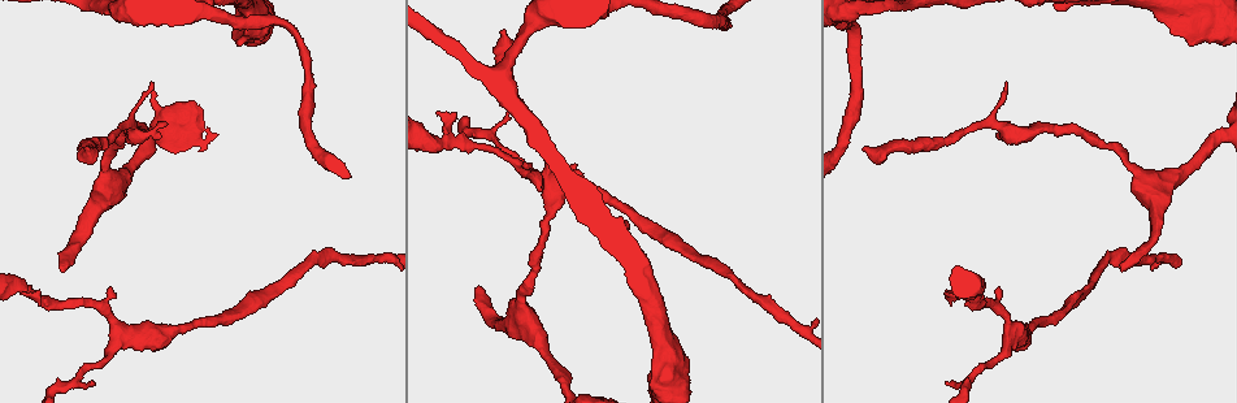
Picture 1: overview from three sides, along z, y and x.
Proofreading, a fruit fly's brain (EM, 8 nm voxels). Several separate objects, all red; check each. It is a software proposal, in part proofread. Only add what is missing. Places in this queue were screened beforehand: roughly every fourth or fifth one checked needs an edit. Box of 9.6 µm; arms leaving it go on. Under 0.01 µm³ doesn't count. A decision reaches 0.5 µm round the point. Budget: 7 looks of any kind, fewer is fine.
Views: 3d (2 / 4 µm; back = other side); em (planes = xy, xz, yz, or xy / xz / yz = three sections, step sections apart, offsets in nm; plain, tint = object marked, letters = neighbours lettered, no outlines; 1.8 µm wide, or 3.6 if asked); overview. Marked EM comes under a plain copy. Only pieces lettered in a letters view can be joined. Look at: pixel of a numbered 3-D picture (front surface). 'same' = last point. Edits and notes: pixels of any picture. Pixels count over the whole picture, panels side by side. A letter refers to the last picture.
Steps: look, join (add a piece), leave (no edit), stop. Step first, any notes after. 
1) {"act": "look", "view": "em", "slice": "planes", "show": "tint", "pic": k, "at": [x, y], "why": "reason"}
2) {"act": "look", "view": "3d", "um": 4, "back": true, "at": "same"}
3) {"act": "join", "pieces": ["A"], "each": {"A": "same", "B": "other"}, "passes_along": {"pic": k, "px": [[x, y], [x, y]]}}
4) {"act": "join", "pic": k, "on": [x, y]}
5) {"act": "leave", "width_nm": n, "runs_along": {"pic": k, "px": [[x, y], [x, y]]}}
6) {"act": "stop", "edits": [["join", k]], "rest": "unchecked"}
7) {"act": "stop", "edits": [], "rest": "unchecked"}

{"act": "look", "view": "em", "slice": "planes", "show": "tint", "pic": 1, "at": [19, 293], "why": "branch stops here"}

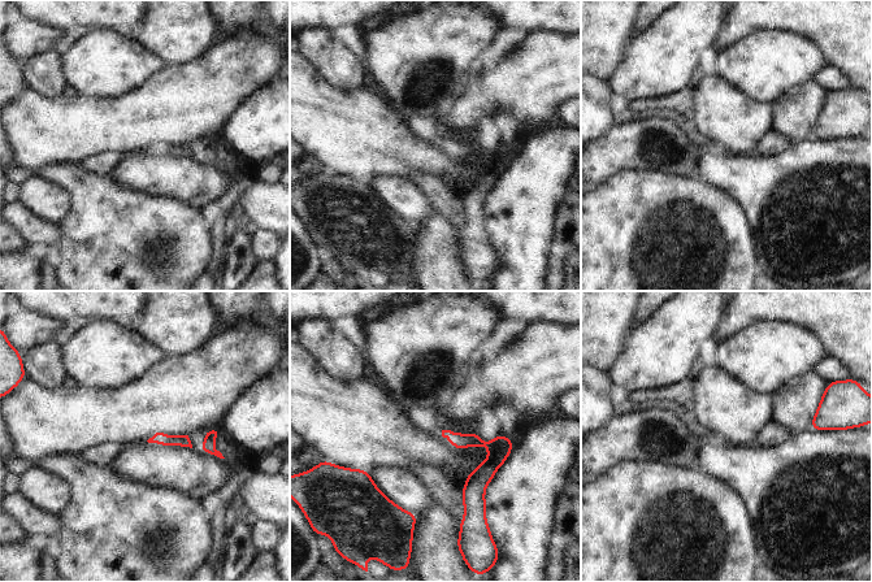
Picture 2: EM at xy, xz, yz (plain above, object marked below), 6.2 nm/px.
{"act": "look", "view": "em", "slice": "planes", "show": "letters", "at": "same", "why": "what lies round it"}

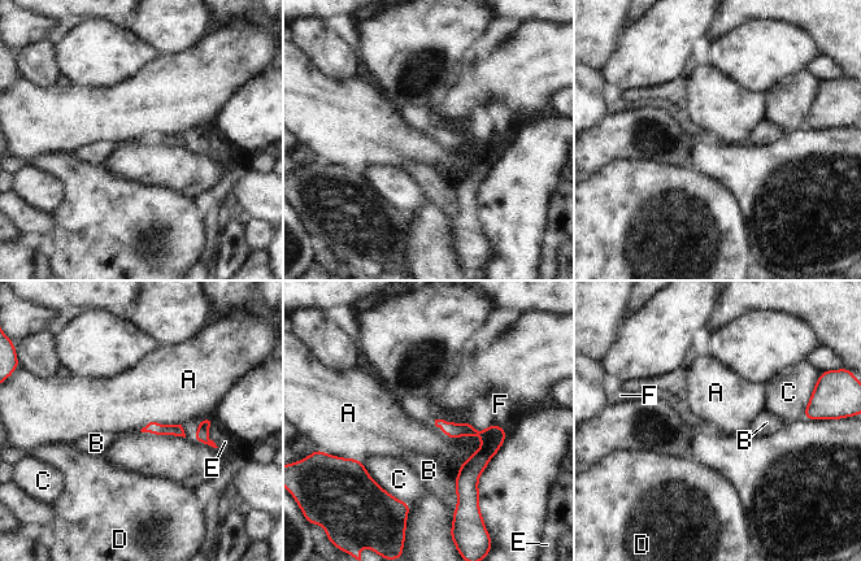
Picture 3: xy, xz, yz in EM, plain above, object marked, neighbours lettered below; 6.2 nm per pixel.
{"act": "leave", "each": {"A": "other", "B": "other", "C": "other", "D": "other", "E": "other", "F": "other"}, "border": {"pic": 3, "px": [[479, 435], [479, 447], [459, 465]]}, "found": "no lettered piece goes on from it"}

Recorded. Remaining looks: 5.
{"act": "look", "view": "3d", "um": 4, "pic": 1, "at": [89, 148], "why": "end of a long branch"}

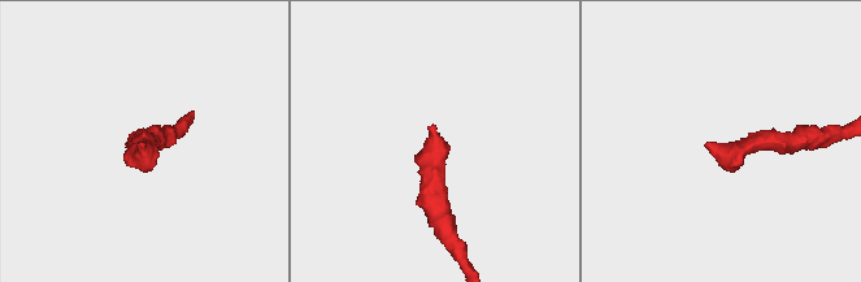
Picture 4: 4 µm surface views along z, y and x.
{"act": "look", "view": "em", "slice": "planes", "show": "letters", "pic": 4, "at": [707, 144], "why": "need the tissue"}

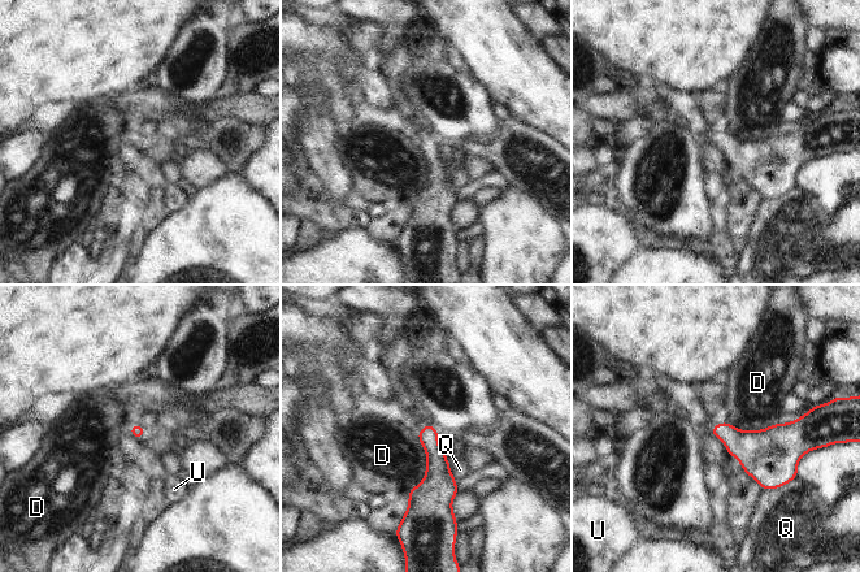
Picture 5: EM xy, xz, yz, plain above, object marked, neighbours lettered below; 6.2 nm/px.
{"act": "leave", "each": {"D": "other", "Q": "other", "U": "other"}, "found": "no lettered piece goes on from it"}

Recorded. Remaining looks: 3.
{"act": "look", "view": "3d", "um": 2, "pic": 1, "at": [479, 288], "why": "branch stops here"}

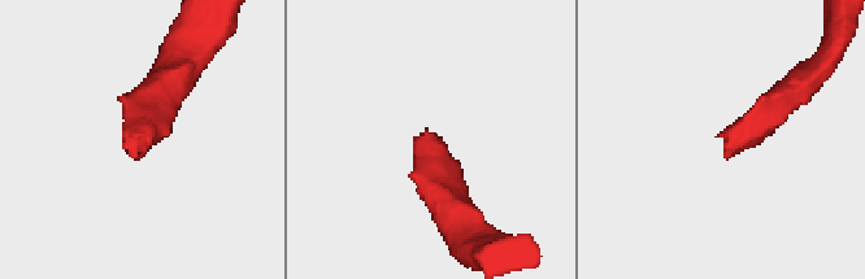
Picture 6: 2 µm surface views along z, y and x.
{"act": "look", "view": "em", "slice": "yz", "step": 8, "show": "letters", "pic": 6, "at": [433, 144], "why": "need the tissue"}

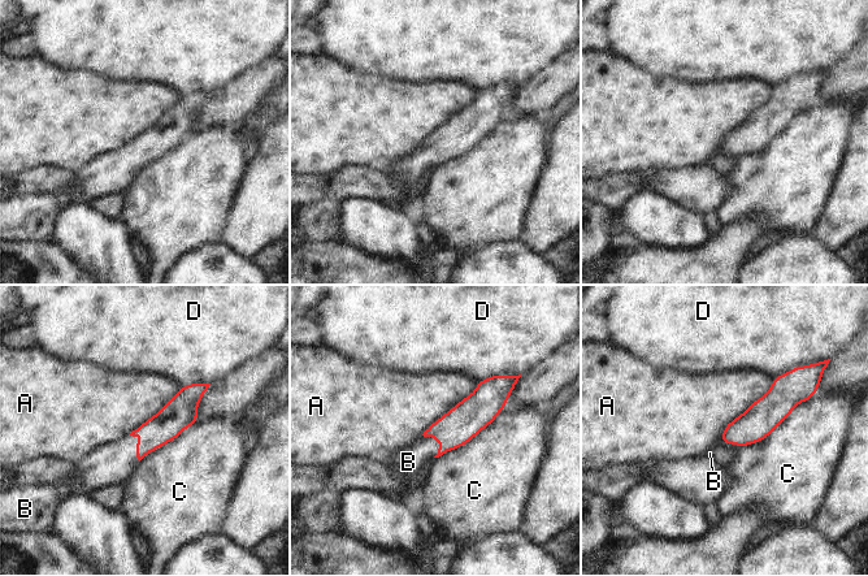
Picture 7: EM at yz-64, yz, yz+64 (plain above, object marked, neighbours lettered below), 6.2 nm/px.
{"act": "join", "pieces": ["B"], "each": {"A": "other", "B": "same", "C": "other", "D": "other"}, "passes_along": {"pic": 7, "px": [[170, 420], [138, 442], [113, 463]]}, "found": "it goes on there"}

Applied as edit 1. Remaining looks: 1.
{"act": "stop", "edits": [["join", 7]], "rest": "unchecked"}

